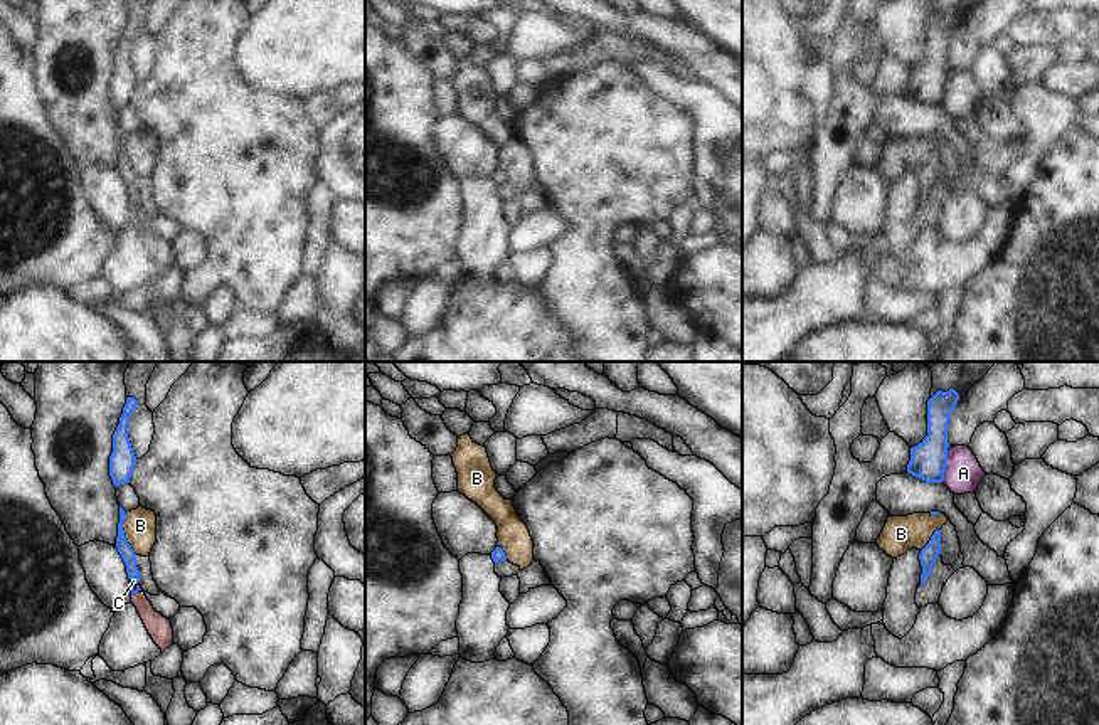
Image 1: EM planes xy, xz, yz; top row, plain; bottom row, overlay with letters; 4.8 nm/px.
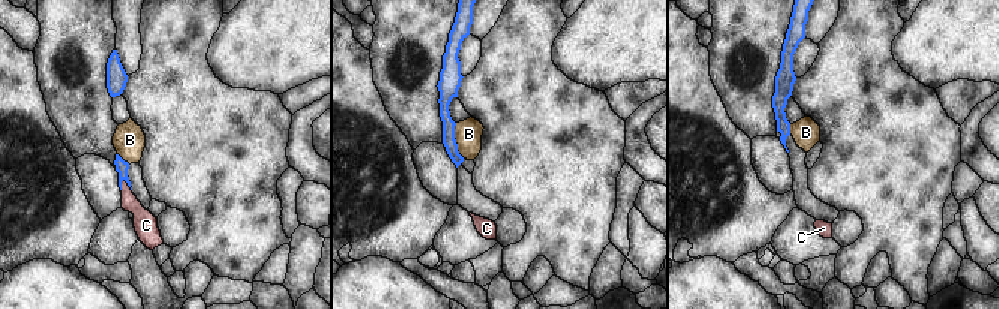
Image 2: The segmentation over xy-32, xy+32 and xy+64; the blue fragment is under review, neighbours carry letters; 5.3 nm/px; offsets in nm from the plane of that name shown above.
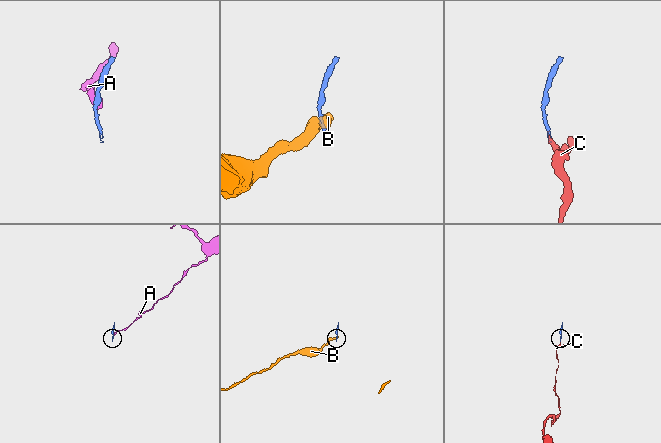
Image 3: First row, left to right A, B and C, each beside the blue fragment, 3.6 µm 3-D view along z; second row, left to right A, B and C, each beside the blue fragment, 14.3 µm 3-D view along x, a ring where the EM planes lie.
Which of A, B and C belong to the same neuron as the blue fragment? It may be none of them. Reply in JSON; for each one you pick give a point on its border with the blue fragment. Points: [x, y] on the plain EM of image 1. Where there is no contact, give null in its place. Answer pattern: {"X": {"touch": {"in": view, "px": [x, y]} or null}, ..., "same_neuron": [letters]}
{"C": {"touch": {"in": "xy", "px": [132, 211]}}, "same_neuron": ["C"]}

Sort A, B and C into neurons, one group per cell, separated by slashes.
A / B / C

